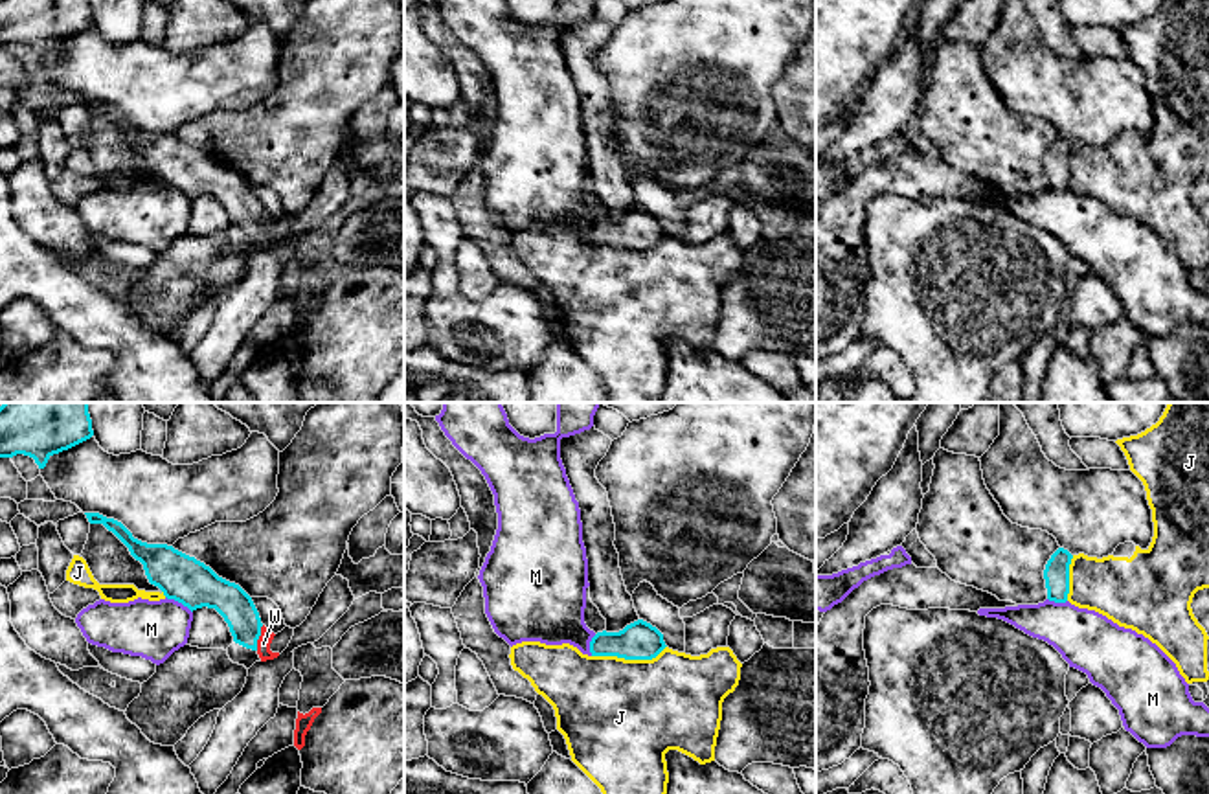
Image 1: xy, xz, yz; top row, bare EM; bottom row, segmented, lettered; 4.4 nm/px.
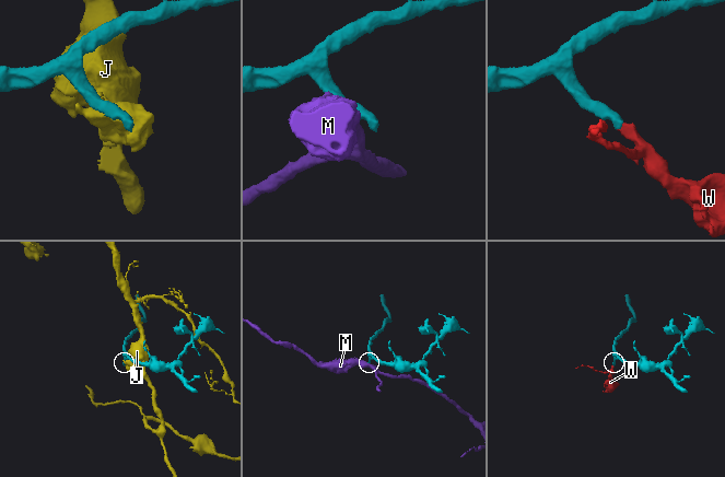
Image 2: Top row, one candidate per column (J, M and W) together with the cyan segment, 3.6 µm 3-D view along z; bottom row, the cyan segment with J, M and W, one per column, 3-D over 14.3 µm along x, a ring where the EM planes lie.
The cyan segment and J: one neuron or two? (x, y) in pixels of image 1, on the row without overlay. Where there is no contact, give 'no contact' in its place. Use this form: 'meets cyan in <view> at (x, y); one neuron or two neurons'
meets cyan in xz at (629, 247); two neurons

